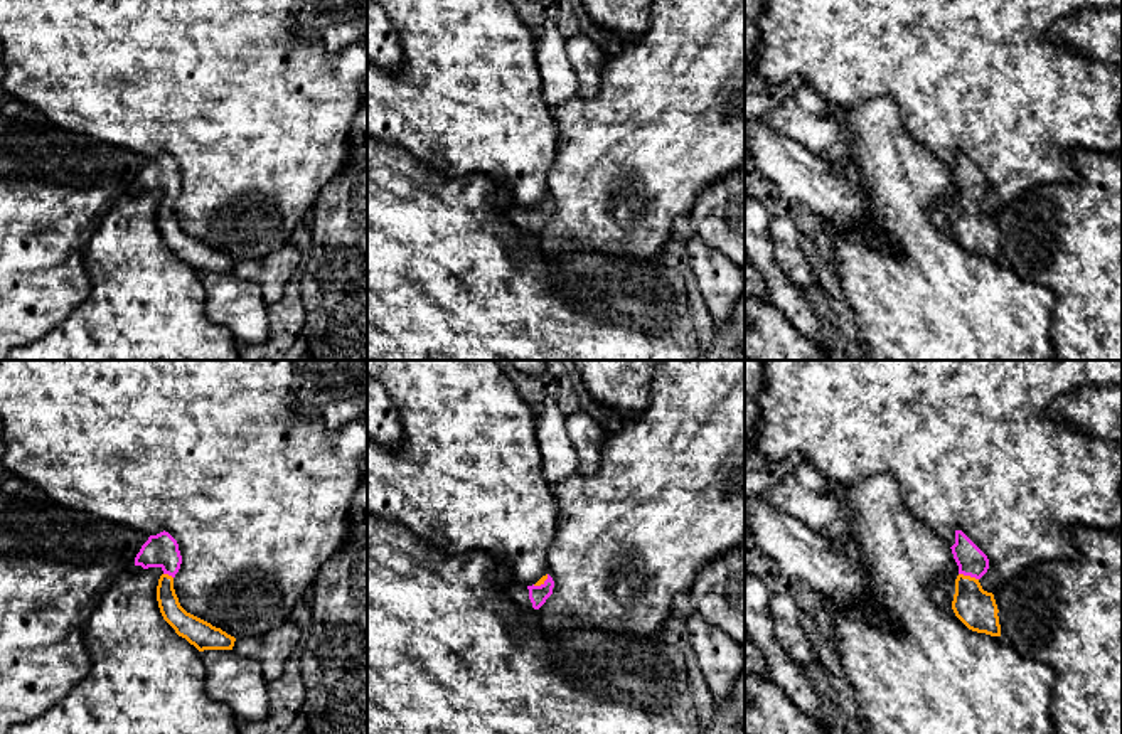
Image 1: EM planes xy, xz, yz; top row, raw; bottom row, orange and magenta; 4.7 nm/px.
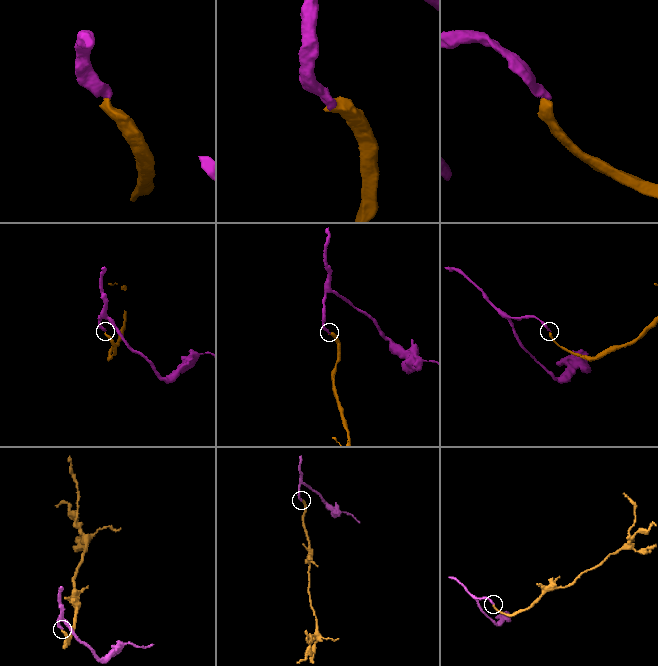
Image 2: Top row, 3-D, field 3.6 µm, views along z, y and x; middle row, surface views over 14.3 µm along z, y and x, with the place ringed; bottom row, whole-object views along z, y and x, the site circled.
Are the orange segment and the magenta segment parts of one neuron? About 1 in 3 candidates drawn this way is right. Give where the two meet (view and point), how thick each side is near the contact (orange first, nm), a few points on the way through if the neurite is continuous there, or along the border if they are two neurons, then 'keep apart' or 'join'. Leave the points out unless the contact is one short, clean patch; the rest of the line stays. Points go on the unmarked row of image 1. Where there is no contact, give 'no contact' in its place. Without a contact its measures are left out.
contact yz (969, 199); calibres 190 and 140 nm; way yz (976, 231), (969, 223), (969, 199), (971, 184); join

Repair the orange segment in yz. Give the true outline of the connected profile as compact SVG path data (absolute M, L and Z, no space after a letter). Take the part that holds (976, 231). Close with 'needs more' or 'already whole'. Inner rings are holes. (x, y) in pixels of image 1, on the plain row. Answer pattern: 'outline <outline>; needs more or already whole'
outline M955 153L955 167L950 172L959 189L952 224L955 239L972 254L1001 259L994 217L984 214L979 205L989 192L987 178L962 153Z; needs more

